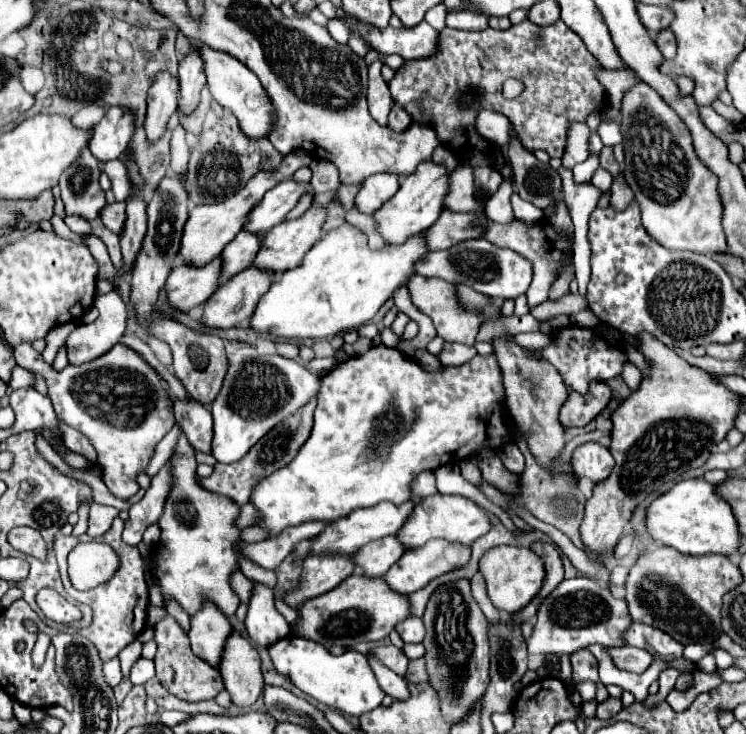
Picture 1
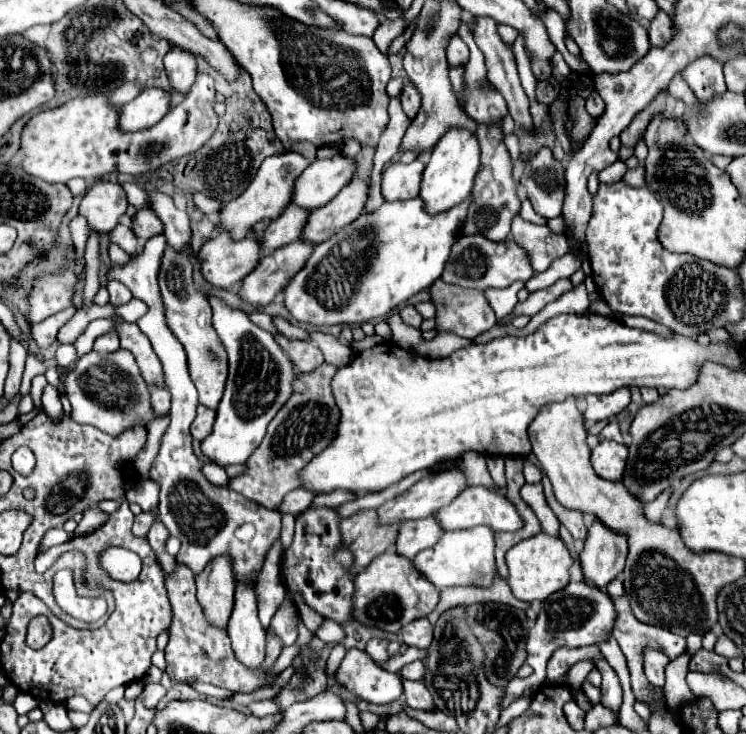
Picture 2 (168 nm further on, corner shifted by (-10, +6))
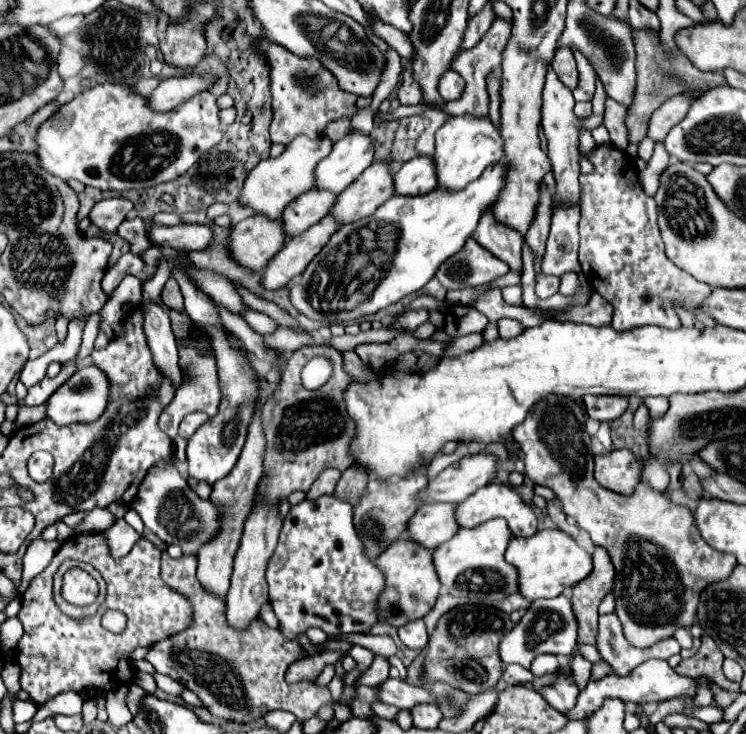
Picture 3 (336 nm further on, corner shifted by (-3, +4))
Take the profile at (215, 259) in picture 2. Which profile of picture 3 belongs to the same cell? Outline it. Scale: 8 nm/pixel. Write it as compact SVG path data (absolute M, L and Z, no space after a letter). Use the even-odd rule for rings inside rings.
M252 215L234 225L230 249L240 265L262 273L268 261L276 255L276 251L280 251L284 241L286 235L280 219Z

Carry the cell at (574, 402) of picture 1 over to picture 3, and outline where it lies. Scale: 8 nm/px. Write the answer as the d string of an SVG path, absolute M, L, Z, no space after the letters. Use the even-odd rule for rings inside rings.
M588 395L588 397L584 397L584 405L586 405L586 411L588 411L588 415L592 419L614 421L614 419L618 419L626 411L628 399L612 397L612 395L606 395L606 397Z

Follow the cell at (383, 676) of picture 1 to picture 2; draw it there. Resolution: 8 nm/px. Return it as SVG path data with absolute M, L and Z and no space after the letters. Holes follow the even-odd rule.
M401 677L401 681L403 681L403 691L405 691L407 705L411 705L413 709L423 709L423 711L433 707L431 693L421 681L409 681L405 677Z

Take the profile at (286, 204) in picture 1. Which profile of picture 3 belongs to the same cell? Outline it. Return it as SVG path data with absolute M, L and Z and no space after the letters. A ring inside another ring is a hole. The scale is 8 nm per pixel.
M350 131L334 143L332 153L316 167L316 187L332 193L344 191L374 161L374 139L360 131Z

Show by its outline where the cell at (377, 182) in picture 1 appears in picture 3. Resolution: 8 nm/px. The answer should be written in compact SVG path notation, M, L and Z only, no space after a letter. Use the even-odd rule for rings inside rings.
M416 157L404 163L394 173L394 185L398 195L424 195L436 189L436 167L432 167L432 157Z

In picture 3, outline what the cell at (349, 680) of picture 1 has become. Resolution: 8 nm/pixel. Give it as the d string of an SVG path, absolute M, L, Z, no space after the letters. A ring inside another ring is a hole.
M386 679L380 685L380 699L382 703L396 705L398 709L412 709L416 703L436 703L434 695L426 687L408 685L400 679Z

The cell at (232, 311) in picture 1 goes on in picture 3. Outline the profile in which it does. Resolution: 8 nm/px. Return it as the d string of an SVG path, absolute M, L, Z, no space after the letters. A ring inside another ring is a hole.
M330 215L320 219L320 223L312 225L308 231L304 231L298 237L292 237L286 241L286 245L280 249L280 253L268 263L262 285L266 289L280 289L290 283L292 277L300 275L308 263L314 259L316 253L322 251L324 243L342 227L342 223L336 223Z

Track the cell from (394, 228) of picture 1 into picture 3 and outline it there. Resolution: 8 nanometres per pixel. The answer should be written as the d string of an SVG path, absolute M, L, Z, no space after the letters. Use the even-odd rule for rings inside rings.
M450 117L438 131L436 131L436 171L438 171L438 187L444 189L462 189L470 181L478 179L482 171L498 163L504 157L504 139L498 131L498 127L492 125L488 117L476 119L476 117Z

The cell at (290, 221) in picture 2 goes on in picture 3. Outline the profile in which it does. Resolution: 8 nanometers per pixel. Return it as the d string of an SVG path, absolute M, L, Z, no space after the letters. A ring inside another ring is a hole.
M312 189L306 195L294 199L282 213L284 231L288 237L296 237L322 217L330 215L332 203L336 203L336 195L324 189Z

